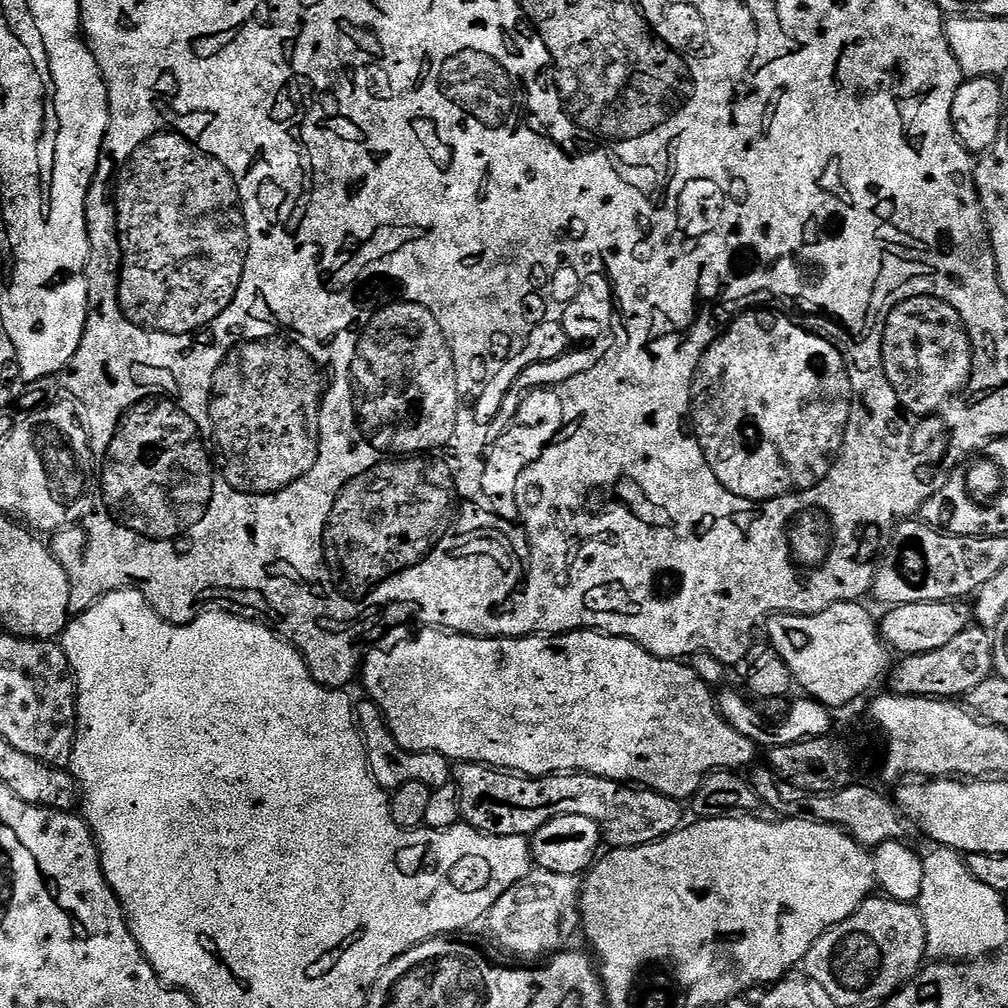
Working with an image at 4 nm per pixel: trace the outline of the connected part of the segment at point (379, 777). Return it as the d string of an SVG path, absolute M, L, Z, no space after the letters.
M367 698L361 699L355 705L356 727L360 729L360 736L364 740L364 753L368 759L370 770L378 782L386 790L406 786L406 782L426 782L431 788L441 788L453 783L454 764L447 760L441 752L411 752L406 750L392 737L388 723L384 721L384 712L378 705Z

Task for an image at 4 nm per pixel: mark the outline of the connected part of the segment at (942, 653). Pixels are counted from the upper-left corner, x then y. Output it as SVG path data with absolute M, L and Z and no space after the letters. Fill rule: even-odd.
M969 626L939 650L930 650L926 654L905 656L899 662L900 669L887 677L891 695L894 696L926 696L937 700L964 698L974 690L974 686L986 682L986 678L994 675L993 633L979 626Z

